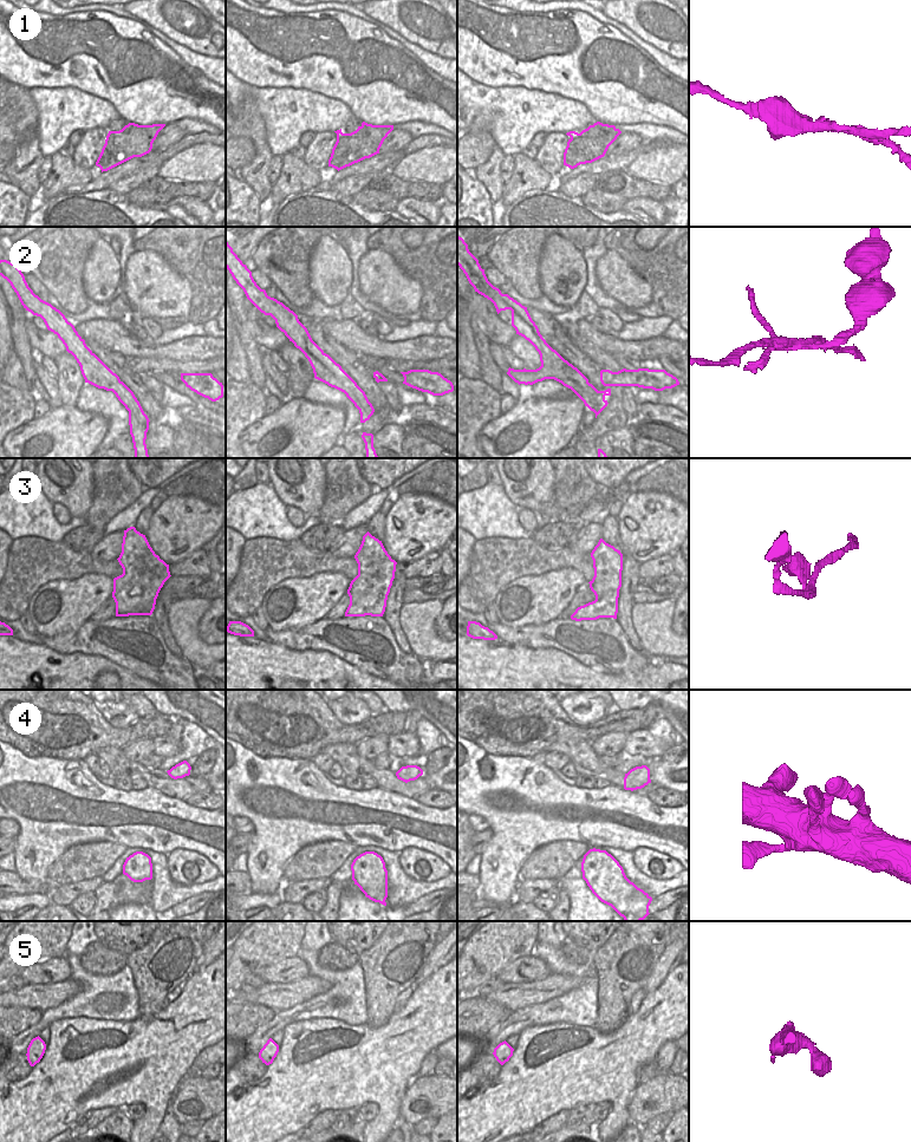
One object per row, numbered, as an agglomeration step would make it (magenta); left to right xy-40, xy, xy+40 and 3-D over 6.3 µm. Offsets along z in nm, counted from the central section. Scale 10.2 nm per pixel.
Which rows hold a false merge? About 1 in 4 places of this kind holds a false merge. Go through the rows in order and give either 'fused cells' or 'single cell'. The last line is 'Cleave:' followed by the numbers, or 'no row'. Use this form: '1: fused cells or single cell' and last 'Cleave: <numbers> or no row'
1: fused cells
2: fused cells
3: single cell
4: single cell
5: single cell
Cleave: 1, 2

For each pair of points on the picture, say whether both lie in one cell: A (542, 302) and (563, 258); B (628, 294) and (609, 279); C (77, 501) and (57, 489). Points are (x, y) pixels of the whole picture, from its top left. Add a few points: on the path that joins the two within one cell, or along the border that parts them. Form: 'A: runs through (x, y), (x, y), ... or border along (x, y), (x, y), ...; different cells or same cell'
A: border along (542, 293), (554, 302), (571, 307); different cells
B: runs through (623, 289), (613, 280); same cell
C: runs through (72, 496), (60, 494); same cell

